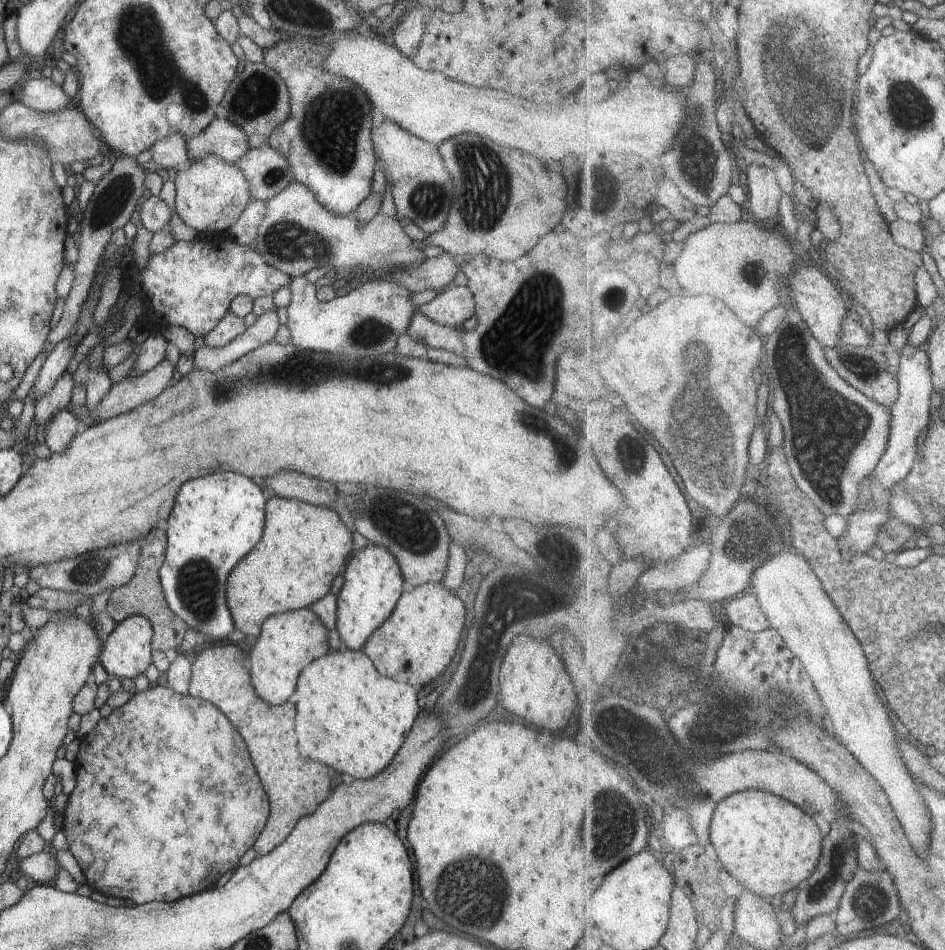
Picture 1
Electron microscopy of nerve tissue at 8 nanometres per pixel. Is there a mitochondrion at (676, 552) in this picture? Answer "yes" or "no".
no

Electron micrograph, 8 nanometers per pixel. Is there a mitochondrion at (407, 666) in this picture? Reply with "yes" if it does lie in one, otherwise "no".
no

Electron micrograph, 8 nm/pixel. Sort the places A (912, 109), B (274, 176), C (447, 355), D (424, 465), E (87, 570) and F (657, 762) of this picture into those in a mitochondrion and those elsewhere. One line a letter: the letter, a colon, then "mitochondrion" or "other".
A: mitochondrion
B: mitochondrion
C: other
D: other
E: mitochondrion
F: mitochondrion

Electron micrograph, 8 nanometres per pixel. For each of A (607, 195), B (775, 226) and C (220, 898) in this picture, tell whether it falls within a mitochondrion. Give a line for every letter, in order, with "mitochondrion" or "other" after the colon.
A: other
B: other
C: other

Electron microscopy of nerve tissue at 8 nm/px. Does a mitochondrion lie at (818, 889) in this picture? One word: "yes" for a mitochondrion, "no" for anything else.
no

